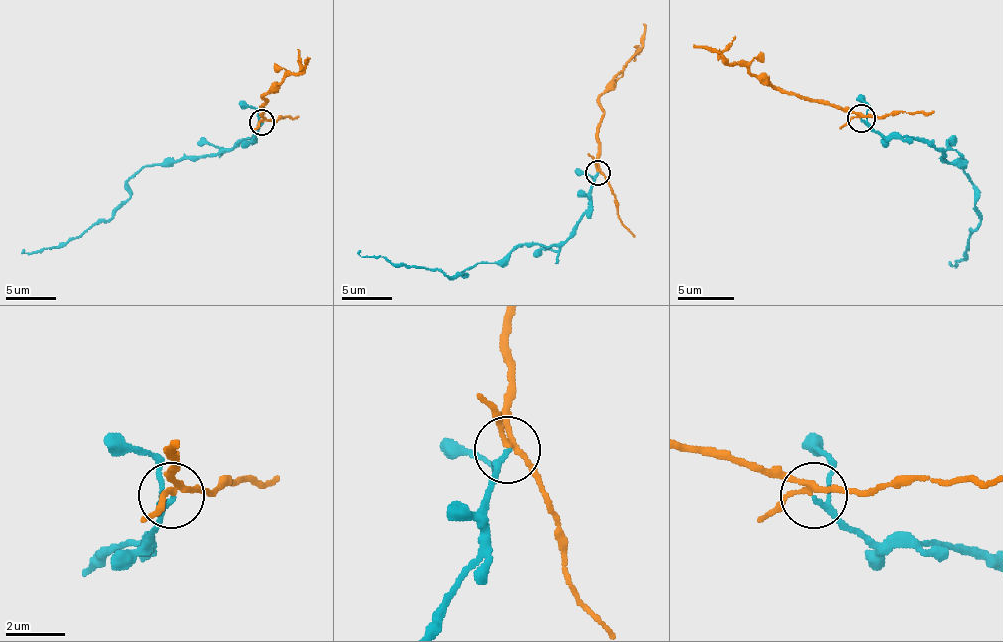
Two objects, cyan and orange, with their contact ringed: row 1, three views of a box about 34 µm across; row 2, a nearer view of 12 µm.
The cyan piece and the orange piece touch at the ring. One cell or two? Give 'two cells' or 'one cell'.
two cells

